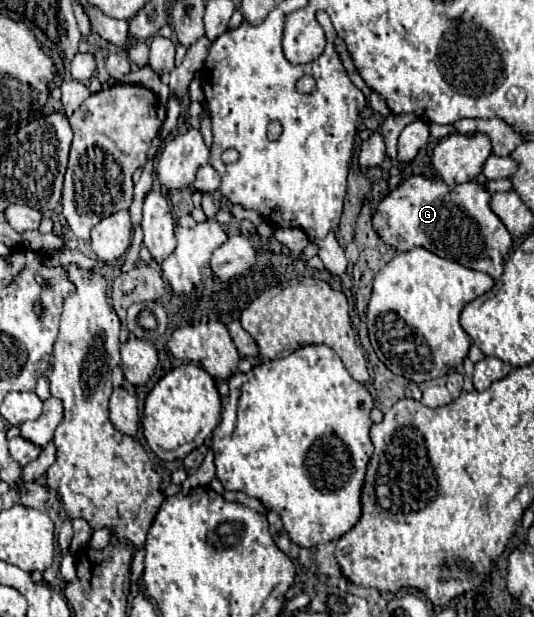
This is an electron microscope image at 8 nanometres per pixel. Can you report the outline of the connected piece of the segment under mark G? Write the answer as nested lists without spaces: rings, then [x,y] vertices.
[[[411,175],[377,203],[377,211],[373,213],[373,229],[379,239],[395,251],[423,247],[443,259],[483,271],[495,281],[501,277],[505,259],[513,247],[511,233],[491,209],[491,193],[485,183],[479,181],[449,187],[439,177],[429,179],[425,175]]]

